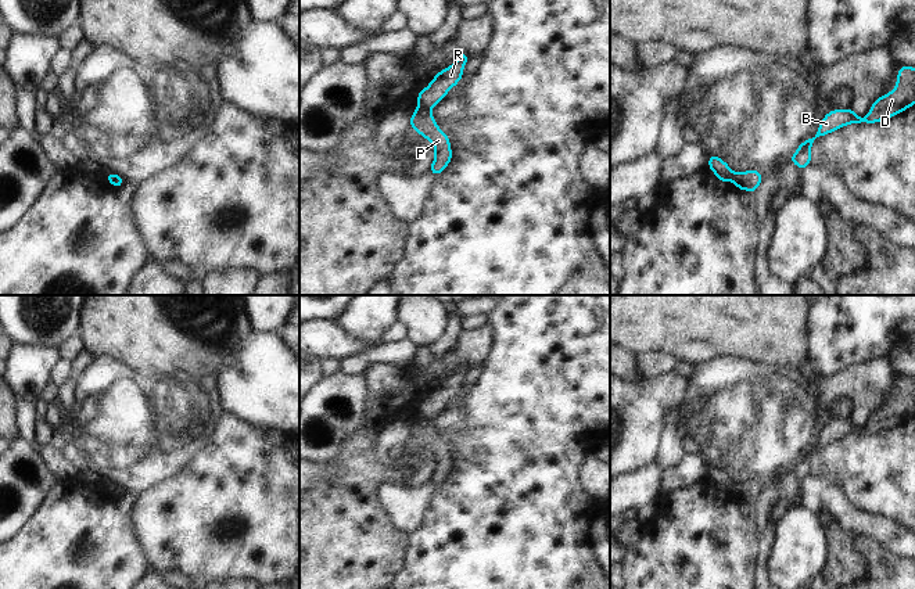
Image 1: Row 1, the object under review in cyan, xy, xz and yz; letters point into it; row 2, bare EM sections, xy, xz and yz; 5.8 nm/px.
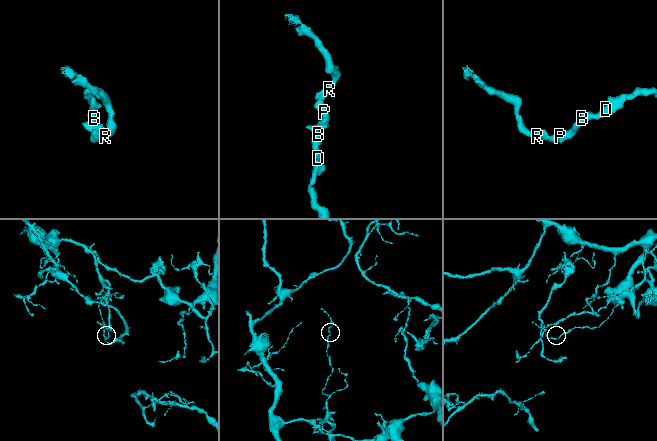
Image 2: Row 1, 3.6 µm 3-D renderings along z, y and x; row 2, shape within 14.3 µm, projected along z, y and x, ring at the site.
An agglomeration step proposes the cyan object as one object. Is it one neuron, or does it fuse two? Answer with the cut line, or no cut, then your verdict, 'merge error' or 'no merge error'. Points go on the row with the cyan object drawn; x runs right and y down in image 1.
cut in xz along (419, 107), (427, 108); merge error

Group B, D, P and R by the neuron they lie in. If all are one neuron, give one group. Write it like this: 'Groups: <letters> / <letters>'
Groups: B D P / R

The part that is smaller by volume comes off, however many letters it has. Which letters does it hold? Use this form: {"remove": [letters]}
{"remove": ["R"]}

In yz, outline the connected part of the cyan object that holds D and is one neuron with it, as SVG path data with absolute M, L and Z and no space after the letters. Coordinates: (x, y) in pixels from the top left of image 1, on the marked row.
M901 65L897 75L896 87L883 97L876 98L868 115L861 119L855 109L835 109L829 111L818 125L818 133L812 134L808 140L804 140L797 151L789 158L789 162L794 162L800 170L811 165L811 146L812 143L848 123L876 123L883 119L893 118L894 115L905 111L915 104L915 68Z

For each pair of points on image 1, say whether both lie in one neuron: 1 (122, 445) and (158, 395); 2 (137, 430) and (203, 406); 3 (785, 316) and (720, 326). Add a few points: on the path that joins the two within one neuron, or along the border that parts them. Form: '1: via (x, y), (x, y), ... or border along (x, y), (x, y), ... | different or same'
1: via (135, 433), (158, 408) | same
2: via (154, 430), (160, 430), (186, 406) | same
3: via (768, 316), (747, 316), (742, 322), (736, 322) | same

